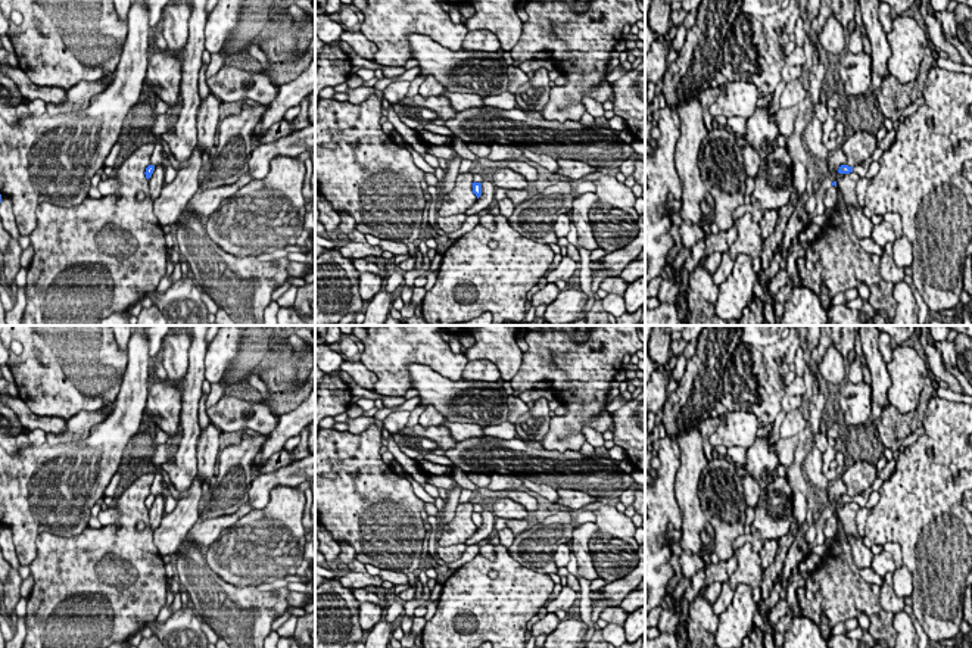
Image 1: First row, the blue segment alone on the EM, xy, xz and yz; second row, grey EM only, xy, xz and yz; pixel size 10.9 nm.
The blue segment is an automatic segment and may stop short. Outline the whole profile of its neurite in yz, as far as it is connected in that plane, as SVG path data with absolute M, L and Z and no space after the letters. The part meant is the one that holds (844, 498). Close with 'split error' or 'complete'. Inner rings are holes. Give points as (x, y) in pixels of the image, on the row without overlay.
M876 477L873 480L873 483L866 489L863 490L860 495L856 495L856 496L848 496L848 495L841 495L838 502L839 504L850 504L850 502L856 502L862 507L866 507L867 504L867 499L869 499L869 495L875 490L879 490L879 487L882 486L884 480L881 477Z | split error

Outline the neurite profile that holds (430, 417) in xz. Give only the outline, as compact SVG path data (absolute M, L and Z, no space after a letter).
M429 405L420 415L418 424L423 427L440 426L445 421L443 414L440 414L434 405Z

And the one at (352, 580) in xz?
M349 571L348 574L337 579L339 583L348 589L358 589L365 586L381 586L384 582L378 574L371 576L370 573L355 573Z

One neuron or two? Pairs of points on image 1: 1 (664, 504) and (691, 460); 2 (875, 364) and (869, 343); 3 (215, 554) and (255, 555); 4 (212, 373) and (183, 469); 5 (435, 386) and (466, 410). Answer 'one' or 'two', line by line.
1: two
2: one
3: one
4: two
5: one

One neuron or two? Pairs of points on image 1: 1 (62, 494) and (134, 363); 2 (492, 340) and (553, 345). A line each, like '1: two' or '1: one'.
1: one
2: two

